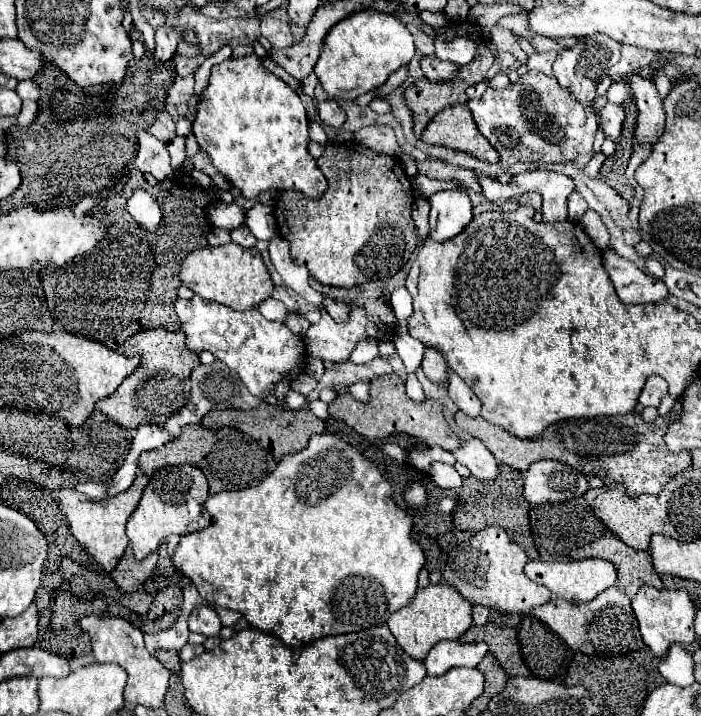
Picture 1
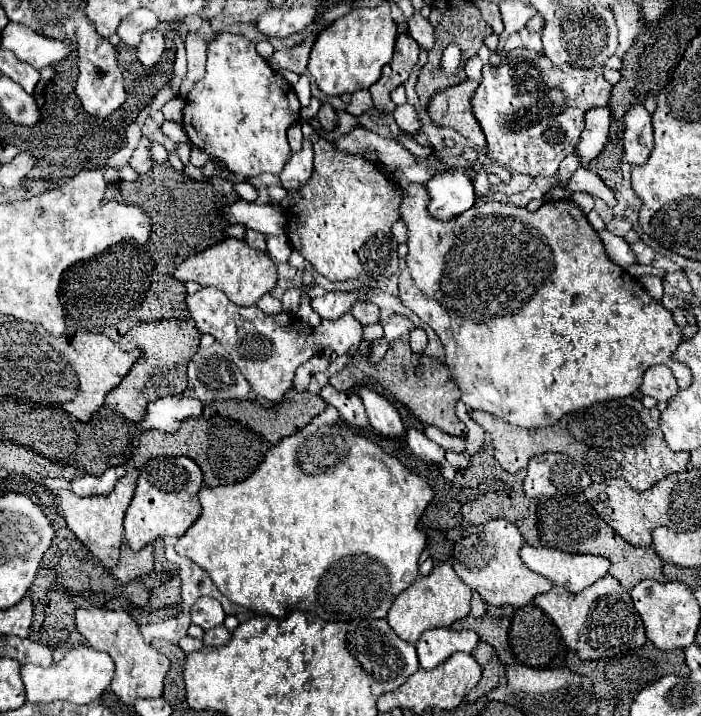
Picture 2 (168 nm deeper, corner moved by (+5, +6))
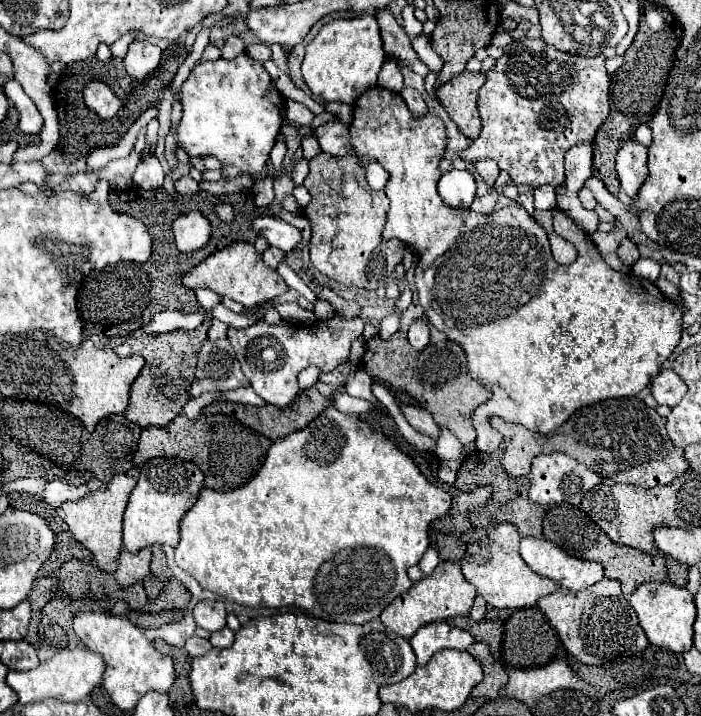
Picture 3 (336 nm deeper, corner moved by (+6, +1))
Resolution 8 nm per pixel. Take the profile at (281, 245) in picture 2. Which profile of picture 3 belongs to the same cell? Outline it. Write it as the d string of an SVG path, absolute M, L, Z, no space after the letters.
M281 258L281 266L277 266L277 274L285 280L285 284L293 290L297 290L301 296L305 296L309 302L315 302L315 294L311 292L311 288L301 280L301 276L297 276L297 272L287 264L287 258Z

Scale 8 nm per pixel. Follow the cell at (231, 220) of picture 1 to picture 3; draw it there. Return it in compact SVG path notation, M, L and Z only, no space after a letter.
M259 216L251 222L253 230L259 232L271 246L289 252L297 246L297 242L301 240L301 234L295 226L287 224L285 220L281 220L279 216Z

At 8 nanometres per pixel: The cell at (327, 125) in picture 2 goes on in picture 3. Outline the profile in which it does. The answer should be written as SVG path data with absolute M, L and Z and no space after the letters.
M327 122L323 126L317 126L315 134L317 134L317 140L319 140L323 152L327 152L331 156L355 154L353 144L349 142L349 124Z

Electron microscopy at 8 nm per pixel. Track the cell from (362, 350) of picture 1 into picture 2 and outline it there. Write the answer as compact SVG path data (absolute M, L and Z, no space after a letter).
M204 287L198 293L188 295L186 305L190 309L190 317L196 321L198 331L214 335L216 341L220 341L240 365L240 371L252 385L254 393L272 403L280 403L284 393L292 389L294 371L310 357L320 355L324 349L334 349L338 355L344 355L352 345L362 341L362 325L350 313L344 313L335 321L323 319L317 327L310 326L309 331L292 314L283 311L282 315L272 317L262 313L258 307L238 307L214 287Z

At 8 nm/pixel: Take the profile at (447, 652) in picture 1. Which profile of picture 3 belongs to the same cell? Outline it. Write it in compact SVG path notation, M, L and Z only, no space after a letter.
M435 622L419 628L419 632L411 638L411 646L417 656L417 664L425 666L433 654L453 648L453 650L467 650L473 644L473 636L465 630L451 628L445 622Z

